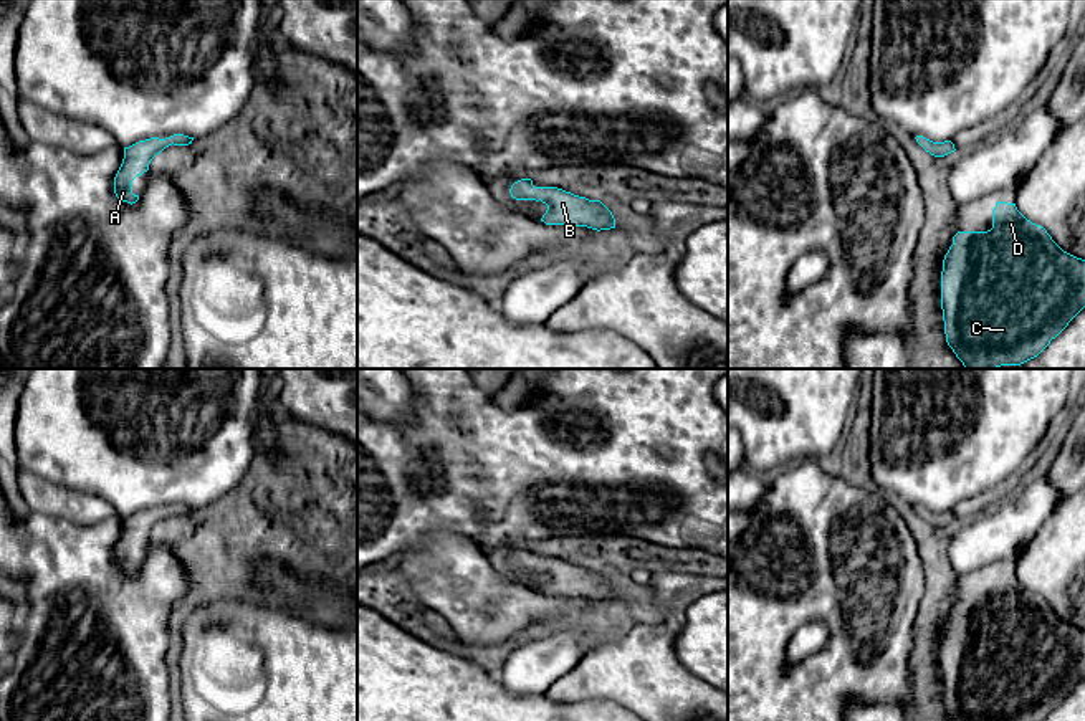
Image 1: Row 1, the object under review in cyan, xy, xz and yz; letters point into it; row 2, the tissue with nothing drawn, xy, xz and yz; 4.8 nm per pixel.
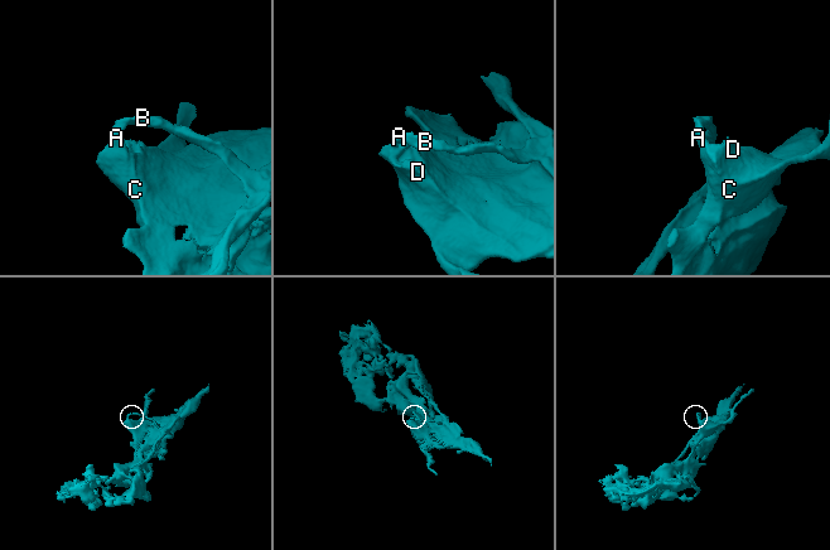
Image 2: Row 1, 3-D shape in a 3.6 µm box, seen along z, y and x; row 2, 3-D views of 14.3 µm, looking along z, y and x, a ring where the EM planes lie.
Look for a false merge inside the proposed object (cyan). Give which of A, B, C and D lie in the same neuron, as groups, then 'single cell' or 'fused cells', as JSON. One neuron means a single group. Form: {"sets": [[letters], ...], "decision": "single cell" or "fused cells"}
{"sets": [["A", "B", "C", "D"]], "decision": "single cell"}

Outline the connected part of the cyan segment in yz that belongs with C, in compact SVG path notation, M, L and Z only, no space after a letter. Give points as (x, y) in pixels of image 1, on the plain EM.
M996 574L991 600L953 607L941 642L944 704L953 721L1044 721L1083 678L1085 630L1063 622L1016 574Z

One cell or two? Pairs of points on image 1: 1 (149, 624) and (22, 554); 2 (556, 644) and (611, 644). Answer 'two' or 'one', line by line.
1: one
2: two

